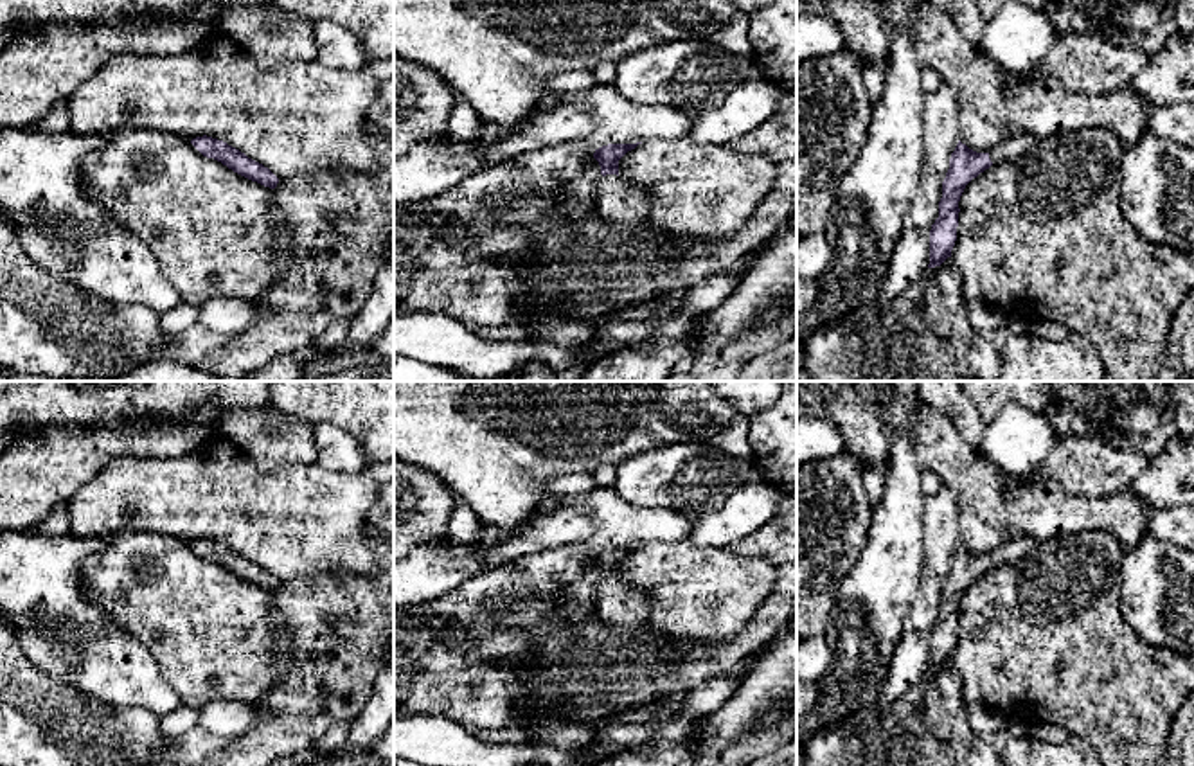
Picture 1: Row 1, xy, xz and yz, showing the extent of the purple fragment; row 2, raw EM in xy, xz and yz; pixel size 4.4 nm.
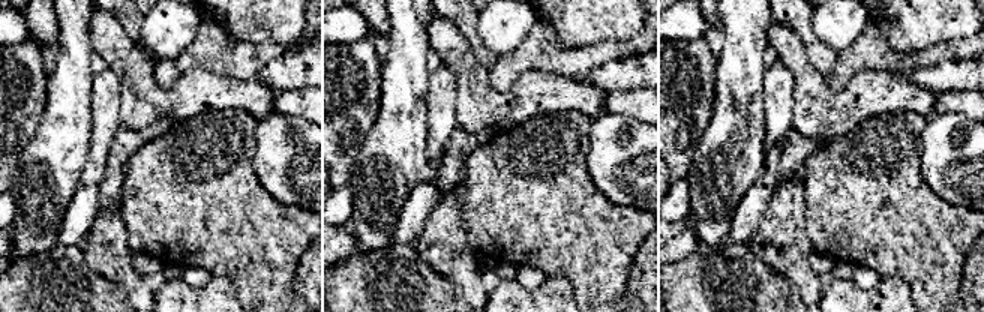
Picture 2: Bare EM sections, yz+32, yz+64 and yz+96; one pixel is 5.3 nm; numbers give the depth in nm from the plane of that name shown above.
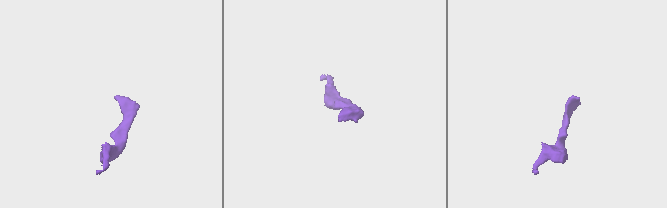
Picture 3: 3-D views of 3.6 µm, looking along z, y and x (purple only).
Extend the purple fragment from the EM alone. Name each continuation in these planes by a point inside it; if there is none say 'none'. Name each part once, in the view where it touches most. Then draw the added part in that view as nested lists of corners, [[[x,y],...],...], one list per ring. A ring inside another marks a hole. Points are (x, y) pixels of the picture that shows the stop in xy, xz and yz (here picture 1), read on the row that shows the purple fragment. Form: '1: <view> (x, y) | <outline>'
1: xz (621, 202) | [[[606,174],[599,180],[595,210],[613,225],[640,225],[649,212],[649,192],[622,176]]]

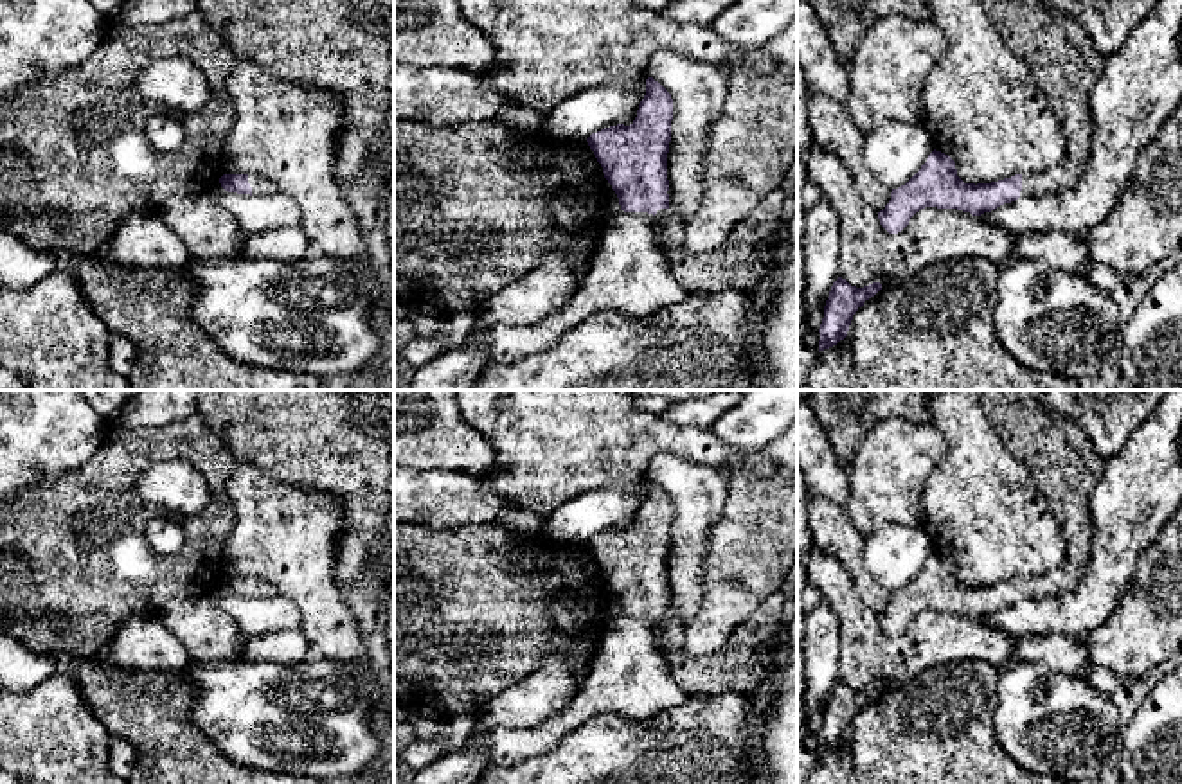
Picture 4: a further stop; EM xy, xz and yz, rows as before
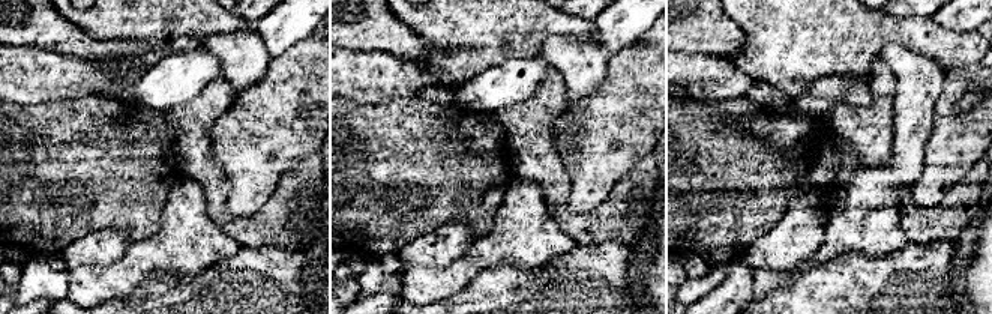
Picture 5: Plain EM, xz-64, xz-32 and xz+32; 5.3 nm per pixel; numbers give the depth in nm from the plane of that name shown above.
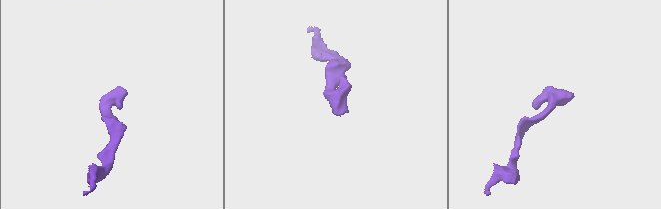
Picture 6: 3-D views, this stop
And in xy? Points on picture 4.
1: xy (259, 186) | [[[255,173],[248,174],[248,183],[252,187],[254,196],[270,196],[270,194],[277,192],[277,187],[272,182],[268,182],[266,178],[263,178]]]

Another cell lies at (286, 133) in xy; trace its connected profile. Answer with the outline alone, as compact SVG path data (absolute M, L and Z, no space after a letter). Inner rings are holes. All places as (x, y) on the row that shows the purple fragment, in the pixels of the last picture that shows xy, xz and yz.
M237 61L227 79L236 124L225 138L225 174L255 173L288 194L300 209L300 230L311 252L354 259L365 252L367 230L358 225L345 189L335 176L336 144L344 131L342 97L317 86L275 81L254 61Z

